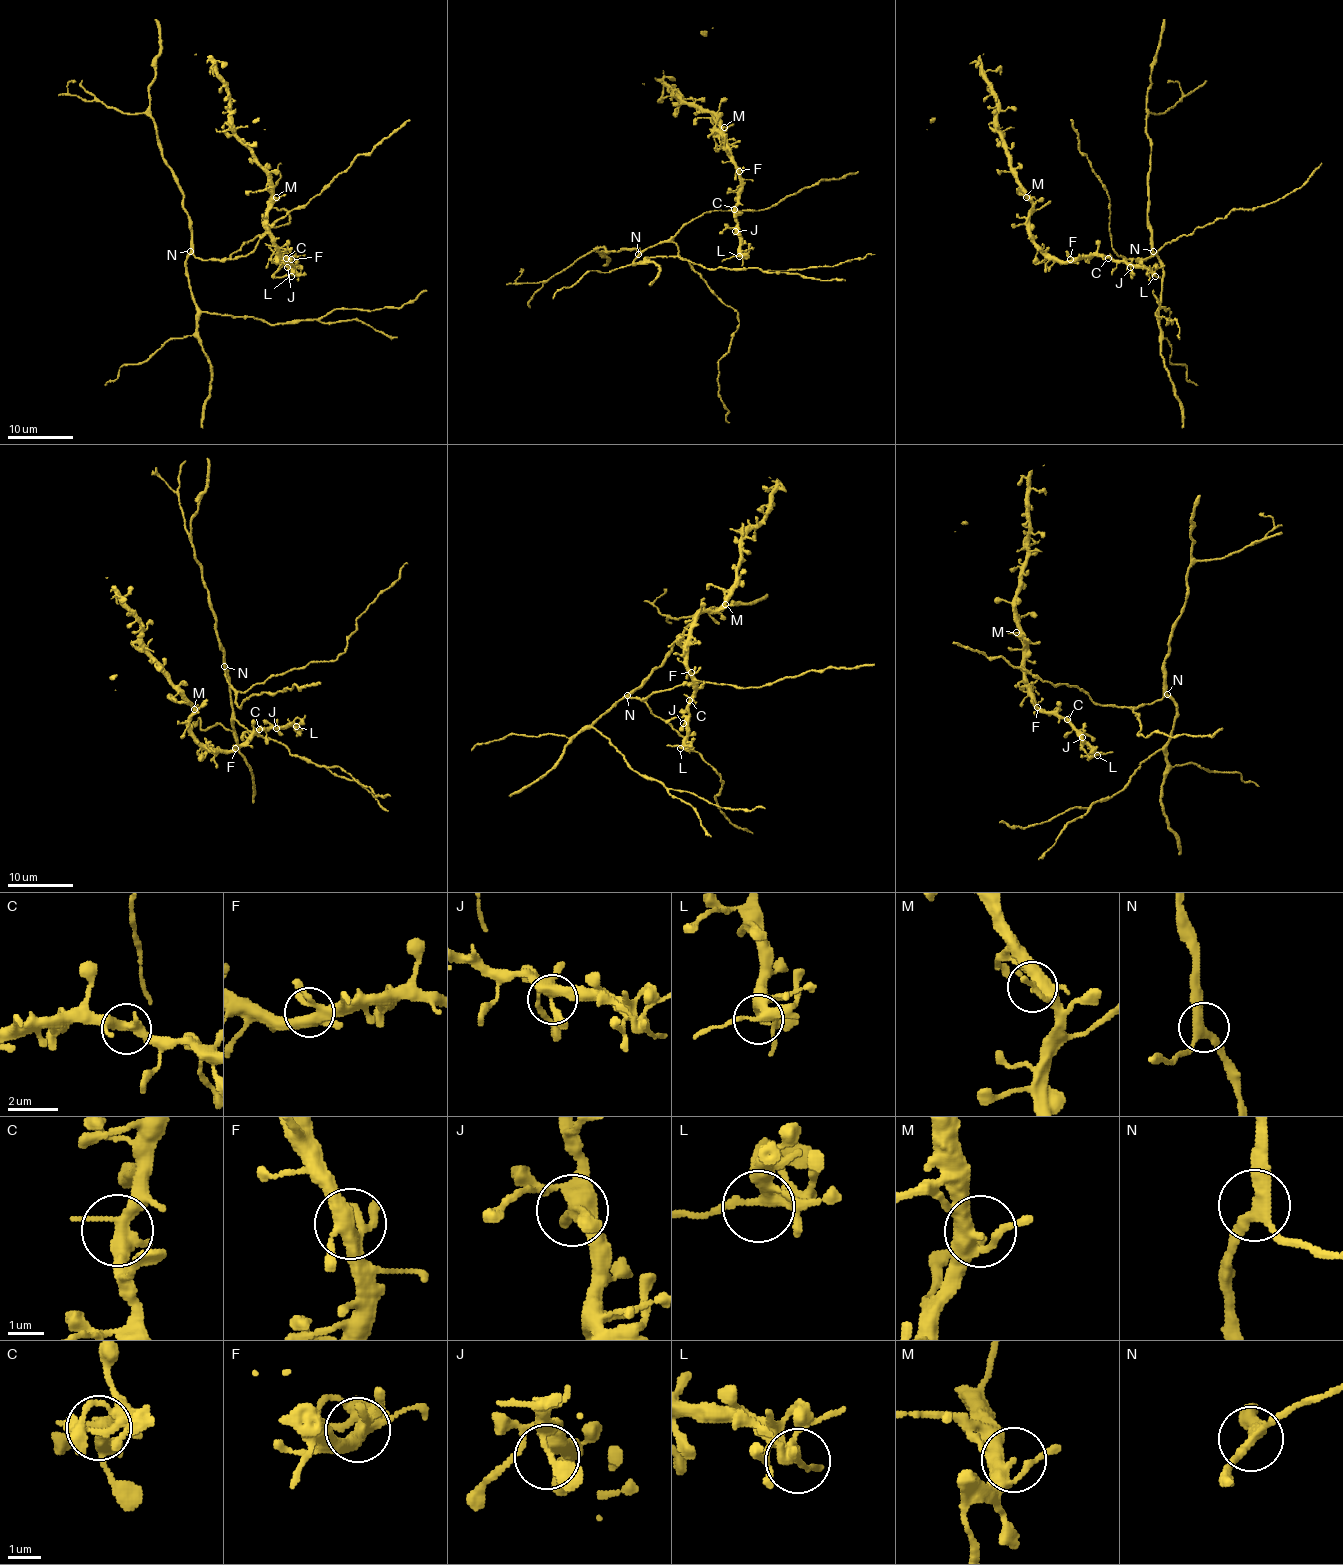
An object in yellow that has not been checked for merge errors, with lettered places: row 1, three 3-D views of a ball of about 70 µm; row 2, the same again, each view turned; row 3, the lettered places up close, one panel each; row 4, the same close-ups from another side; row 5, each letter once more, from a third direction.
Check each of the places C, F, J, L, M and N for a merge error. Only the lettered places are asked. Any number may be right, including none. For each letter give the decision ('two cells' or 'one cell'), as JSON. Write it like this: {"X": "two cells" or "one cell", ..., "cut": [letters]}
{"C": "one cell", "F": "one cell", "J": "one cell", "L": "one cell", "M": "one cell", "N": "one cell", "cut": []}

